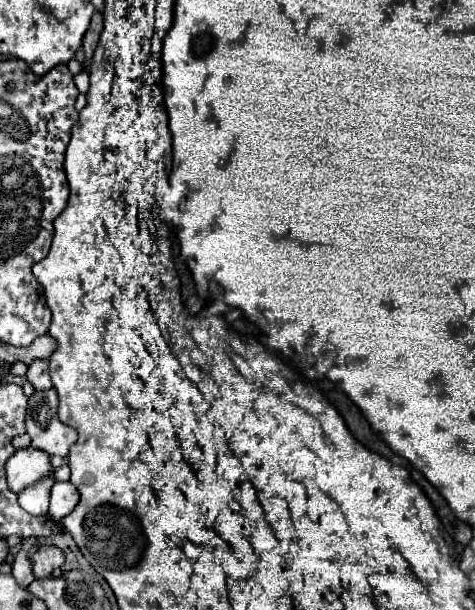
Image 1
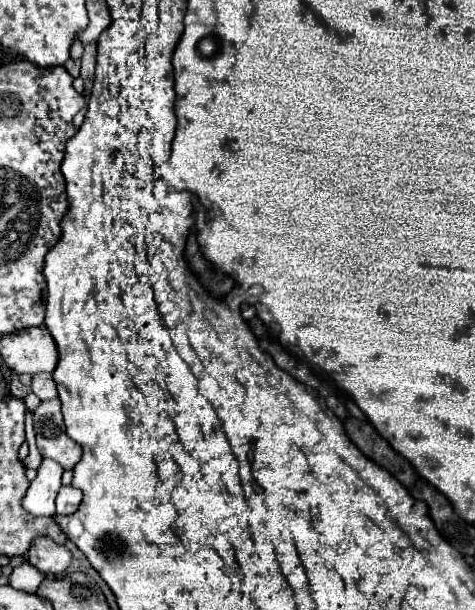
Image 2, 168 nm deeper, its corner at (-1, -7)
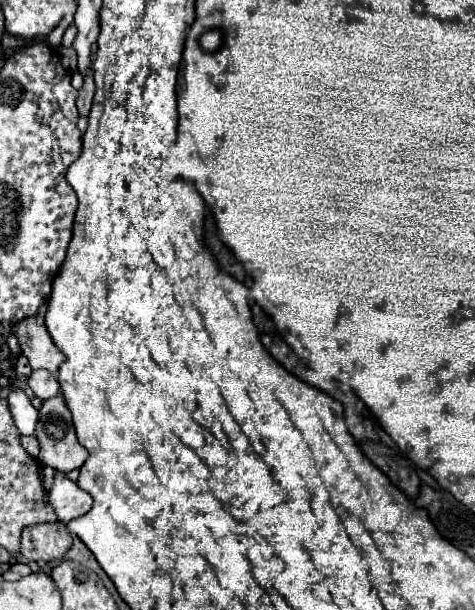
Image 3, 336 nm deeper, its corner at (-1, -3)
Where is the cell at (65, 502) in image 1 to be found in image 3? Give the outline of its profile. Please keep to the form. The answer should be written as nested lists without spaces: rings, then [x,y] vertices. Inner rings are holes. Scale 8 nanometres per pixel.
[[[57,471],[57,479],[53,479],[53,487],[49,489],[49,501],[57,513],[57,519],[63,523],[85,515],[93,505],[91,495],[77,487],[77,483],[67,479],[67,475],[61,471]]]

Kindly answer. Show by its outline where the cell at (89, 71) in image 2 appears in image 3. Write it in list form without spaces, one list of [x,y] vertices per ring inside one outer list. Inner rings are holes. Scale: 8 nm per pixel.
[[[89,71],[89,75],[85,77],[85,83],[83,83],[81,91],[79,91],[79,97],[77,97],[77,109],[79,109],[79,115],[83,115],[83,117],[89,115],[93,95],[95,95],[95,83],[93,83],[93,73]]]

